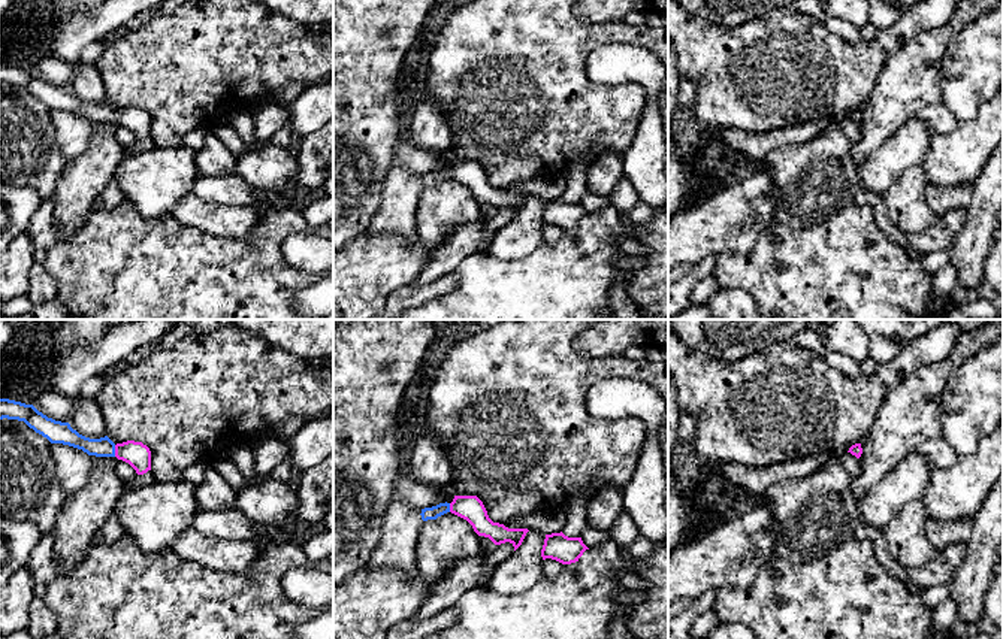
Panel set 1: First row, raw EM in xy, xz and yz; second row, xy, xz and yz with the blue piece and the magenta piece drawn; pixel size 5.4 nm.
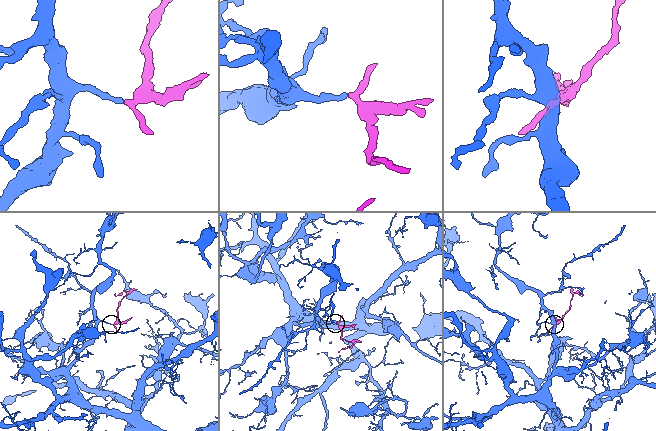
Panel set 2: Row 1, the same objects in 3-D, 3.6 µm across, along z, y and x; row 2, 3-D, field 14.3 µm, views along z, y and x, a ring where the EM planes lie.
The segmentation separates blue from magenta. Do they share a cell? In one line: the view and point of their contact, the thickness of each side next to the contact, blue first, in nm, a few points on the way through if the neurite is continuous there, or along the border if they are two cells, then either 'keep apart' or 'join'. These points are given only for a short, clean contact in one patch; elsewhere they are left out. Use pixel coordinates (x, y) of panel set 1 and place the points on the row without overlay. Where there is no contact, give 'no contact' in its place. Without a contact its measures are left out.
contact xy (114, 117); calibres 110 and 140 nm; way xy (103, 112), (114, 117), (136, 120); join

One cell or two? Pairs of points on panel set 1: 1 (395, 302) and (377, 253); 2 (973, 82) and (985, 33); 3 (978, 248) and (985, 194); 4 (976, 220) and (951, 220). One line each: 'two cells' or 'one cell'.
1: two cells
2: one cell
3: one cell
4: two cells

